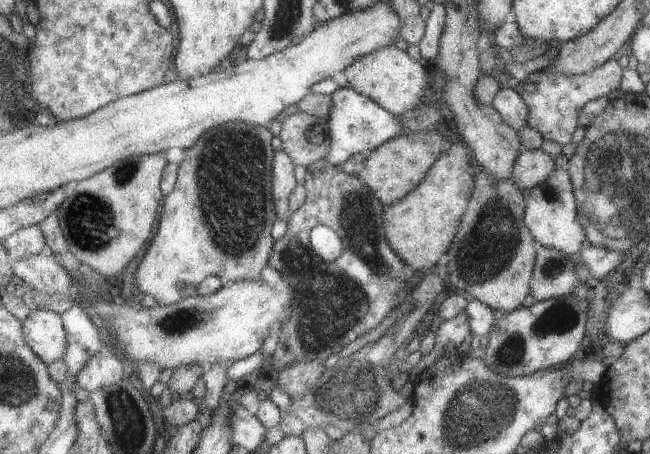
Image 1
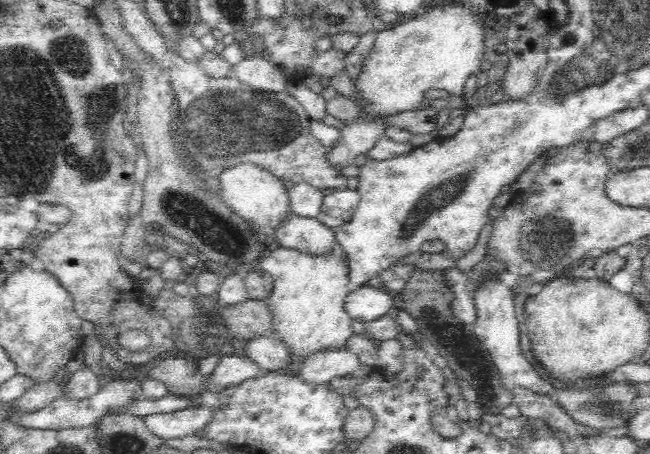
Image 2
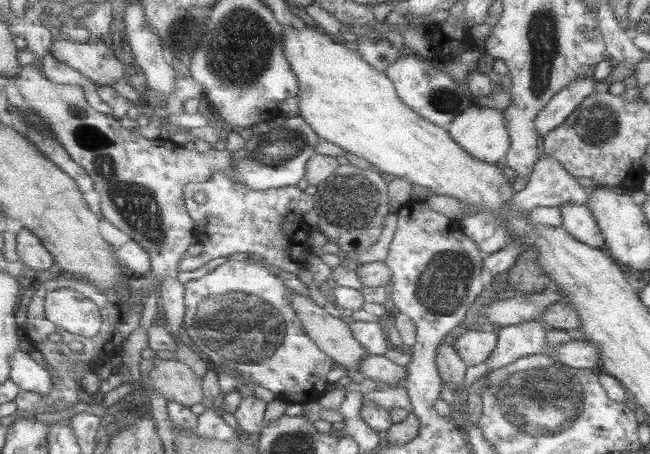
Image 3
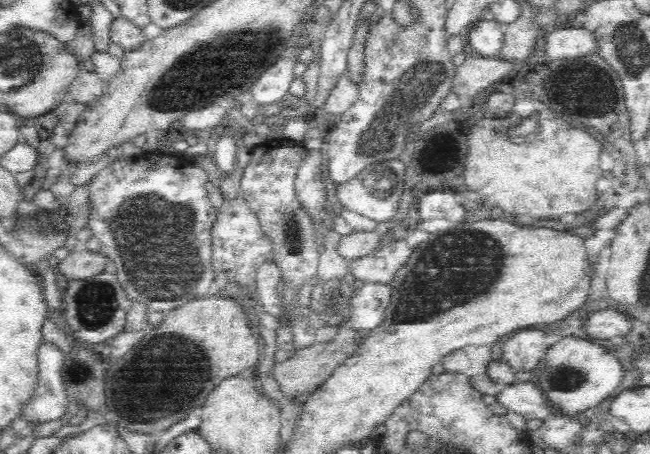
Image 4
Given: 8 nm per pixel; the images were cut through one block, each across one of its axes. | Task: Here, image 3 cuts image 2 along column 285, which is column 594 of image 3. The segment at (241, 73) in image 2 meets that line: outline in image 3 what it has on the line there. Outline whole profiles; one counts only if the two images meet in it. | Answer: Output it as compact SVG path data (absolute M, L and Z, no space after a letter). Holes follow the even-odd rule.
M593 76L587 78L579 78L575 82L571 82L569 86L565 86L559 94L555 94L555 98L545 106L545 110L539 114L537 126L541 136L545 138L549 132L553 132L555 128L563 126L565 120L589 98L597 92L599 80L595 80Z

